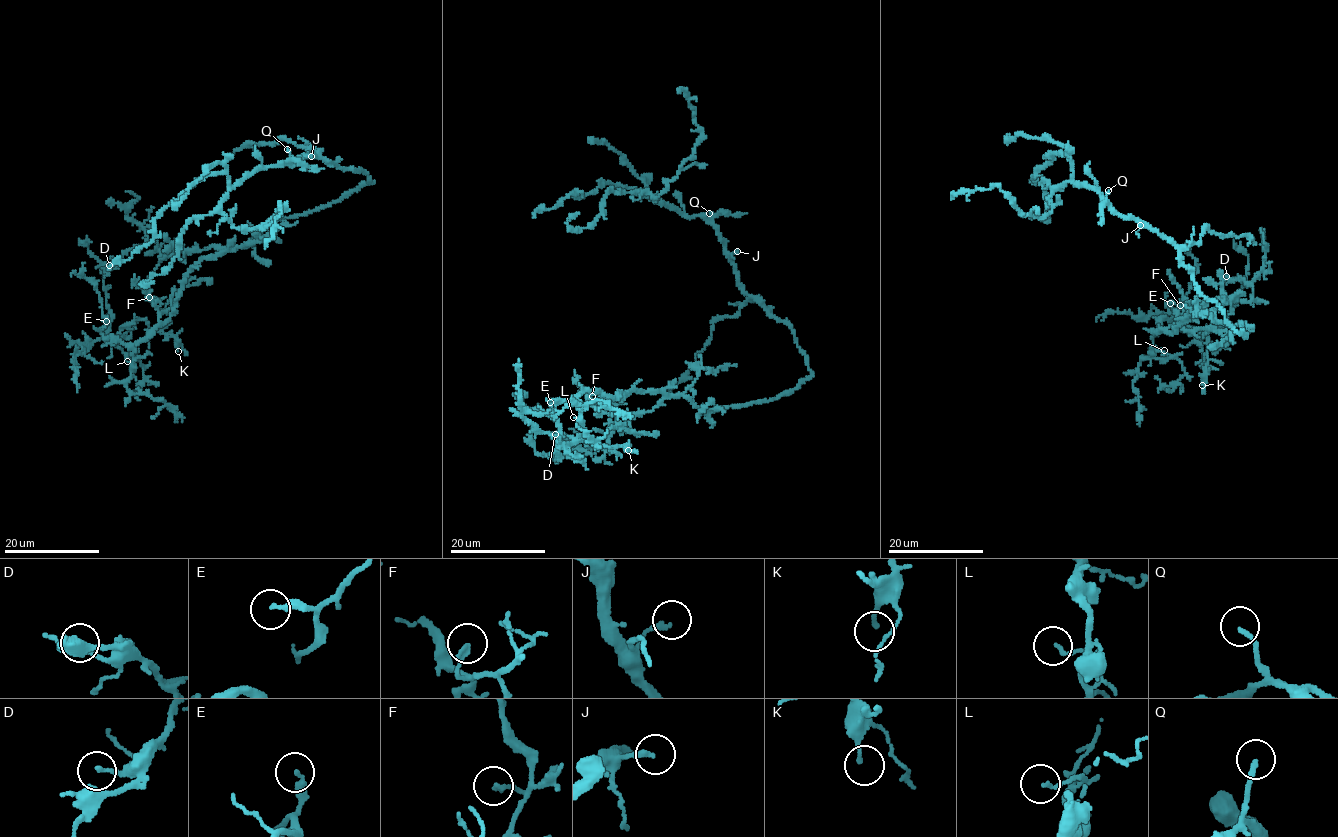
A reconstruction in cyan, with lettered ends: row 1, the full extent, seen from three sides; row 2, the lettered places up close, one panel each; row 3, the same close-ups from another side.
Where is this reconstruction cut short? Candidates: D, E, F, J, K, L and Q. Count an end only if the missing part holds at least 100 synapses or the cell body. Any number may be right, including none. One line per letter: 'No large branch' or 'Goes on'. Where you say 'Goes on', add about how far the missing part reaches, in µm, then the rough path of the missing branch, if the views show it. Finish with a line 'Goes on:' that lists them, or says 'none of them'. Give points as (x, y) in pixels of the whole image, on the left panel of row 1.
D: No large branch
E: No large branch
F: No large branch
J: No large branch
K: No large branch
L: No large branch
Q: No large branch
Goes on: none of them

